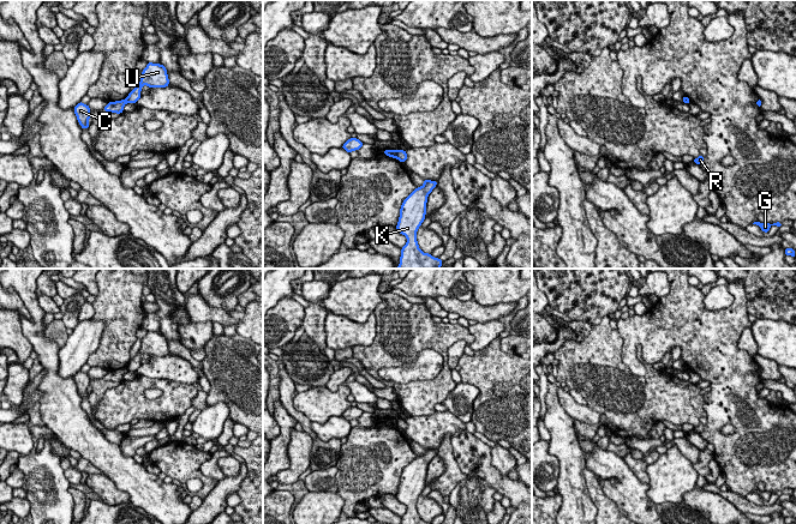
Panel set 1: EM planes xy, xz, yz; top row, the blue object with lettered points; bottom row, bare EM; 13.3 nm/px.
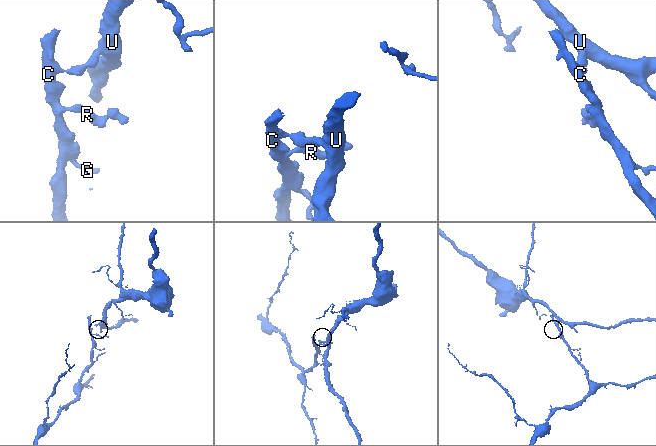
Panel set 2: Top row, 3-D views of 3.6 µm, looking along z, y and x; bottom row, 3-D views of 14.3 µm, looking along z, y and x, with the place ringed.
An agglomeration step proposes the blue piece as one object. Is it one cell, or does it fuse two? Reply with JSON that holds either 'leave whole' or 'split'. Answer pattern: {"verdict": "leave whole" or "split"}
{"verdict": "split"}

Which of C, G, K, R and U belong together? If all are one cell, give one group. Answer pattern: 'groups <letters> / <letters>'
groups C G R / K U

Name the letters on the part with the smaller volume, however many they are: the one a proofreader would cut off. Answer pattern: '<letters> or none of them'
C, G, R

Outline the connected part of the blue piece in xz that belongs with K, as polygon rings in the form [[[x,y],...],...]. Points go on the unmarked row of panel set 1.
[[[424,448],[421,456],[417,456],[402,471],[397,500],[407,506],[401,517],[401,524],[431,524],[424,522],[417,510],[417,500],[425,488],[427,465],[437,454],[437,450]]]

